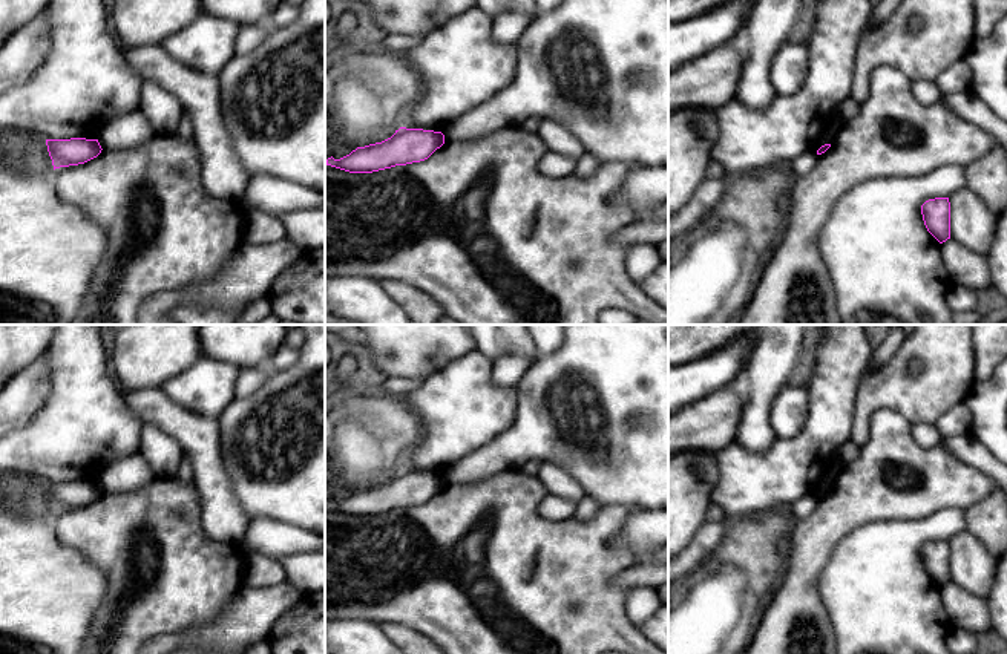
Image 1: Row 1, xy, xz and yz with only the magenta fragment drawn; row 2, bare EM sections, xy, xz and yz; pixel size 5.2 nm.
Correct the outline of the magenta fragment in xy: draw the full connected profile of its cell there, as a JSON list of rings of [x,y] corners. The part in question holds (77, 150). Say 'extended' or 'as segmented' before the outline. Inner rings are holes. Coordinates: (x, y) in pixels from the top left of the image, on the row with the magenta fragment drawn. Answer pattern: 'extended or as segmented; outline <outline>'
as segmented; outline [[[71,138],[46,139],[54,170],[60,167],[84,164],[101,153],[98,139]]]

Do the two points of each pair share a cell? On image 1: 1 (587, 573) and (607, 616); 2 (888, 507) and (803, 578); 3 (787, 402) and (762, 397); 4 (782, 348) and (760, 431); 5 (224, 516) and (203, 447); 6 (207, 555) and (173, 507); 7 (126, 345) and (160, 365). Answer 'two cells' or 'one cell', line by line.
1: one cell
2: one cell
3: two cells
4: one cell
5: one cell
6: one cell
7: one cell

